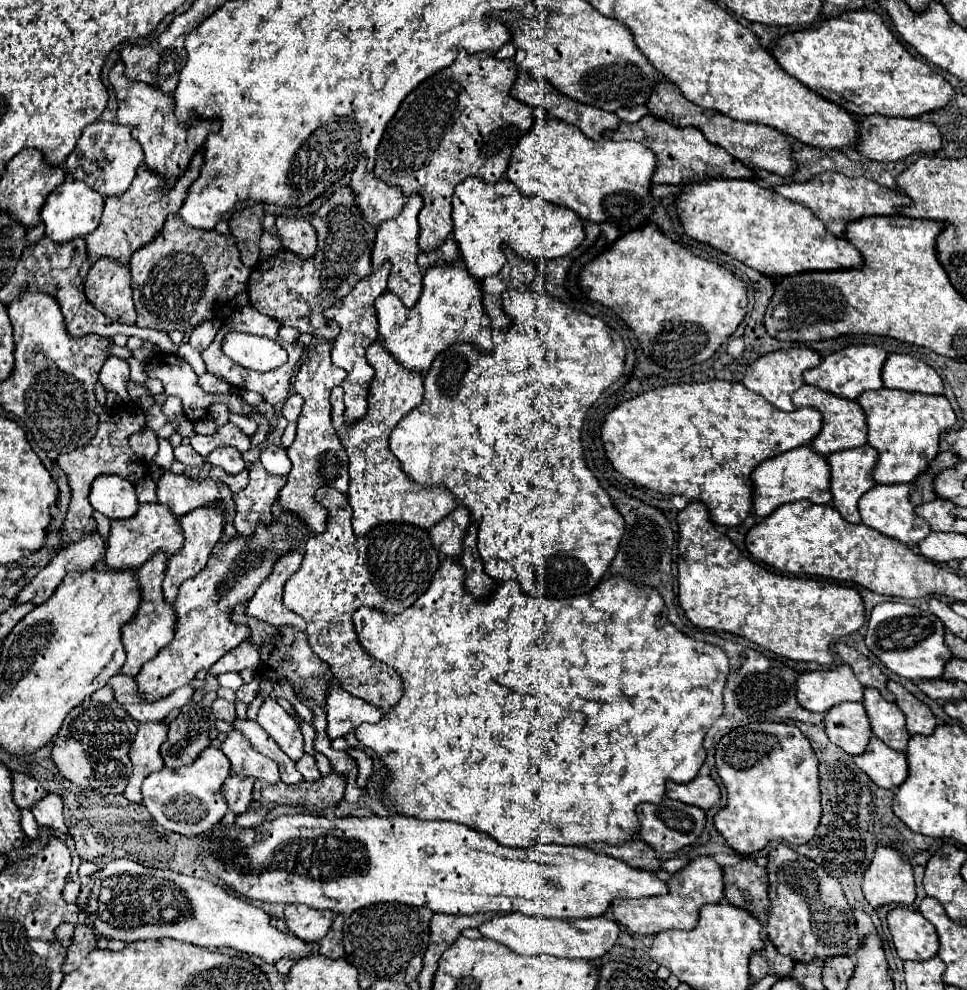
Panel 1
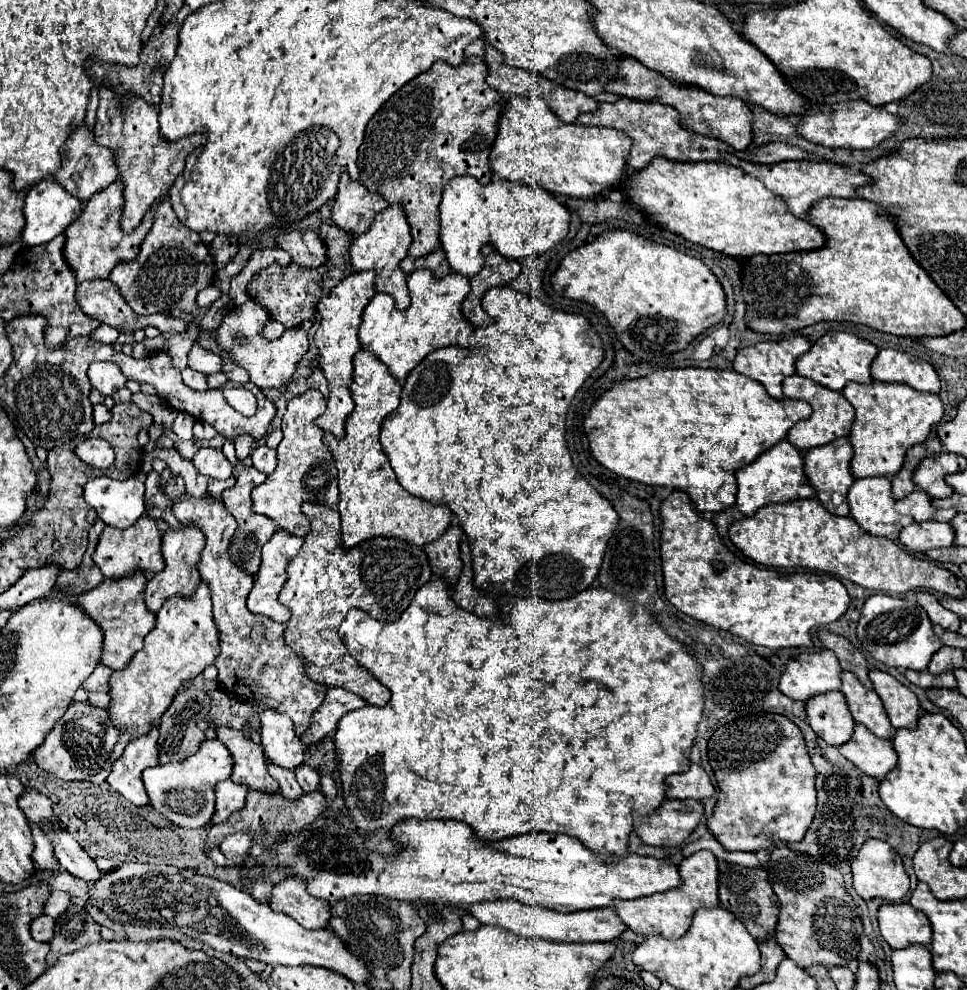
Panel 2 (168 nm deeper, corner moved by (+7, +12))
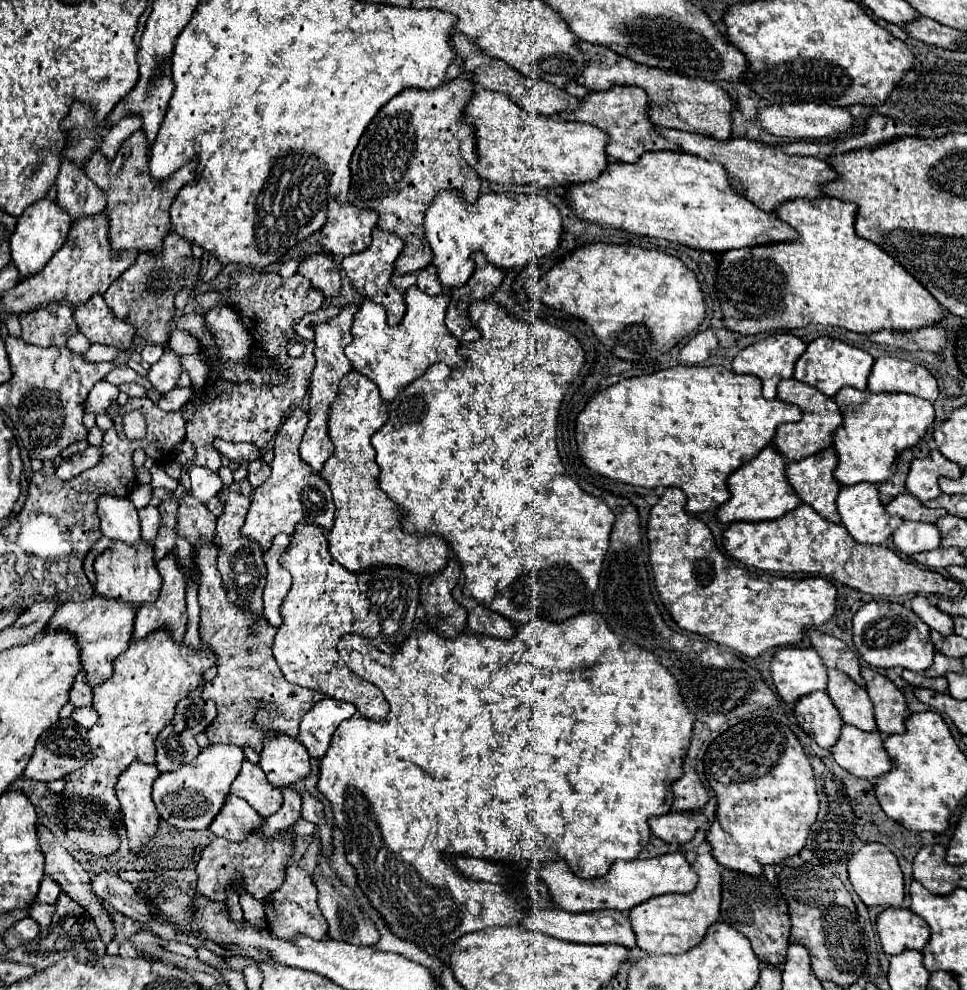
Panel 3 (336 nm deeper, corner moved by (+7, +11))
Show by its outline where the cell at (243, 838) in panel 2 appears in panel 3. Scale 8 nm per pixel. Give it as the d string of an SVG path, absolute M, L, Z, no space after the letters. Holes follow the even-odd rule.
M241 896L241 908L245 912L245 920L253 926L265 924L265 908L261 900L249 900L249 896Z

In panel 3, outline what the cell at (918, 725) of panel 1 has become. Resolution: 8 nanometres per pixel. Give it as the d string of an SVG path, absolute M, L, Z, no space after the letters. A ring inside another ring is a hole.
M863 668L861 676L865 680L867 694L873 702L877 730L883 734L905 732L907 708L905 708L903 694L895 688L895 684L891 680L887 680L885 676L877 674L871 668Z

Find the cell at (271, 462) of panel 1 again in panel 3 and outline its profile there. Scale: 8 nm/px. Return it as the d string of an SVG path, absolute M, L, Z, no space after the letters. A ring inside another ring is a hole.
M255 460L247 466L247 482L251 484L251 488L261 486L267 478L269 478L269 464L265 464L263 460Z

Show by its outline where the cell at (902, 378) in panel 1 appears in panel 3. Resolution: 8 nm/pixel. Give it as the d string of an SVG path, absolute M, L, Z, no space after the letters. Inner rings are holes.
M881 356L875 360L873 370L869 374L869 392L903 392L925 398L929 402L937 400L937 382L929 370L919 364Z

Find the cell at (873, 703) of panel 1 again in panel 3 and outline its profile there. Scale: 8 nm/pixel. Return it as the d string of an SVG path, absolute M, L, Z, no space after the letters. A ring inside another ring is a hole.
M833 668L827 670L829 682L827 682L827 694L835 708L841 714L841 720L845 724L857 726L859 730L877 730L873 720L873 704L865 692L865 688L853 684L849 676L843 672L837 672Z

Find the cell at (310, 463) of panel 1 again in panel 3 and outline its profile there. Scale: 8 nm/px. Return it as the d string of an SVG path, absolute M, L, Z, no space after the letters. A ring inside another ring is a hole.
M295 408L291 416L281 424L273 442L275 458L271 462L271 476L259 486L257 500L251 500L247 520L241 528L241 536L255 540L263 552L271 548L271 542L279 532L293 536L297 524L315 524L321 526L325 532L329 532L333 526L335 508L333 508L331 492L325 486L325 482L319 478L319 474L309 472L307 464L303 464L297 452L303 438L303 430L307 428L307 420L309 418L305 416L305 412L301 408ZM311 492L317 492L321 498L309 498Z

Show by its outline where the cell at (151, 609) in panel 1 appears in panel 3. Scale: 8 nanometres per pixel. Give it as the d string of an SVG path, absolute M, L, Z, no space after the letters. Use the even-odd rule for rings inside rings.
M93 596L85 604L69 602L55 610L45 630L65 630L75 636L79 646L79 658L85 672L85 682L91 686L103 684L113 674L113 660L129 648L129 640L133 634L135 608L125 608L125 604L117 604L115 600L101 600L101 596Z

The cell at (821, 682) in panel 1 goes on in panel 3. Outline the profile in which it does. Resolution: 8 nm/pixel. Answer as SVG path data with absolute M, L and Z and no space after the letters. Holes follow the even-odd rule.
M781 648L771 658L771 678L783 702L793 704L813 690L825 690L827 668L811 648Z

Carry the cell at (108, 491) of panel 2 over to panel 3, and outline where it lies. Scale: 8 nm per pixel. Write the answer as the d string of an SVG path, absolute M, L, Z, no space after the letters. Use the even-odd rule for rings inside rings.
M101 496L97 502L97 512L101 518L101 532L111 540L125 542L129 546L137 544L141 538L137 510L129 498Z

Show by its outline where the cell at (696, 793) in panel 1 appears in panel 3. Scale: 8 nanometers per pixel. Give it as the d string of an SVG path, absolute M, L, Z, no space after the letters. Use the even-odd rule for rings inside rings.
M689 764L683 766L683 776L673 784L673 796L673 812L695 812L701 810L709 800L707 790Z

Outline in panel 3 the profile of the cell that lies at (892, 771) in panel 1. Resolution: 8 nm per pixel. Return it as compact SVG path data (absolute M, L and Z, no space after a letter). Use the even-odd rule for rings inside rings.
M843 724L839 740L831 746L831 754L843 770L857 778L877 778L891 768L891 760L877 730L863 732Z

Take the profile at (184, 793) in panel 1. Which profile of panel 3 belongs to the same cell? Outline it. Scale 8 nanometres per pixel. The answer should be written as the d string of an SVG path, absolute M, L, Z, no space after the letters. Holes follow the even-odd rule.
M209 744L191 764L181 766L175 772L161 774L153 784L153 802L165 822L179 830L205 830L219 814L229 796L229 786L239 774L237 768L243 764L245 754L233 744Z

